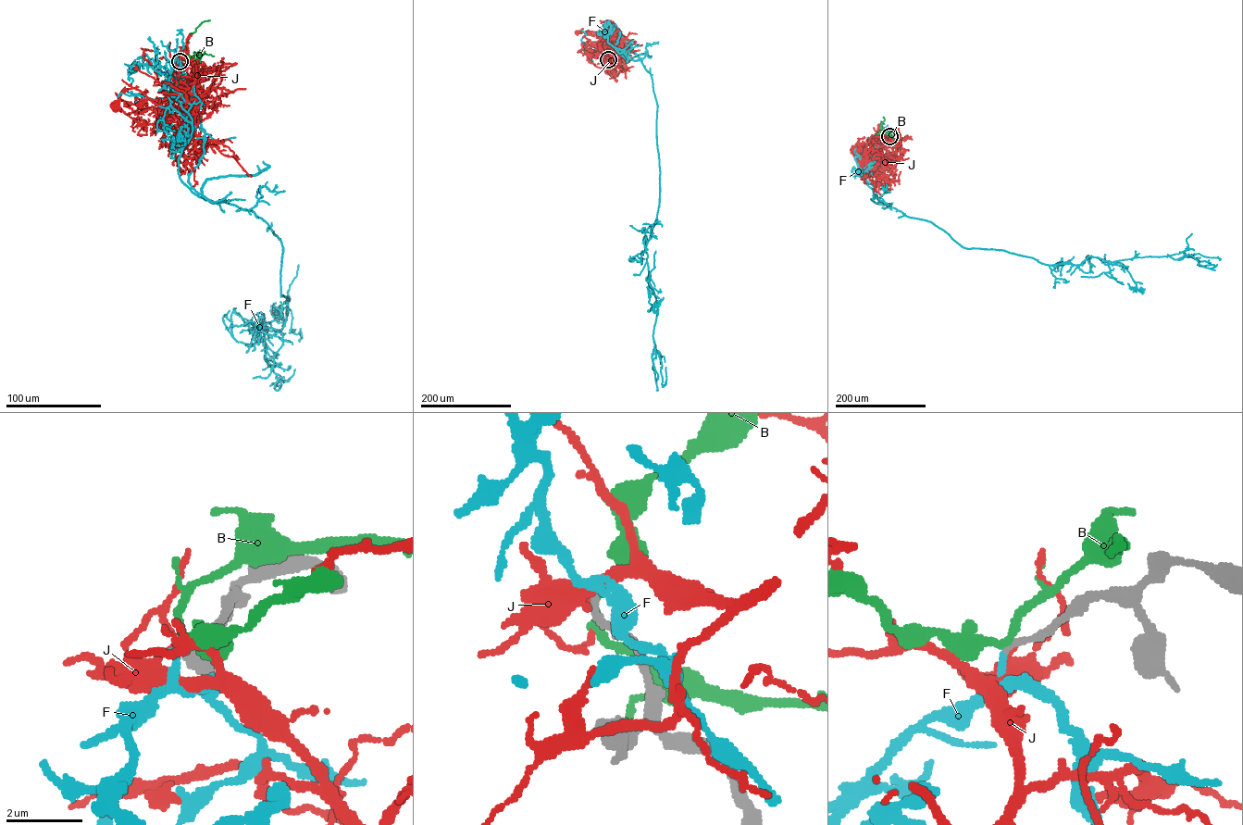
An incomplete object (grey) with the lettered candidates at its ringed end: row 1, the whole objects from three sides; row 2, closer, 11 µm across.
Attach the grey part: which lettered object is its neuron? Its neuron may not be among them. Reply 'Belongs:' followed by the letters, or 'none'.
Belongs: F

